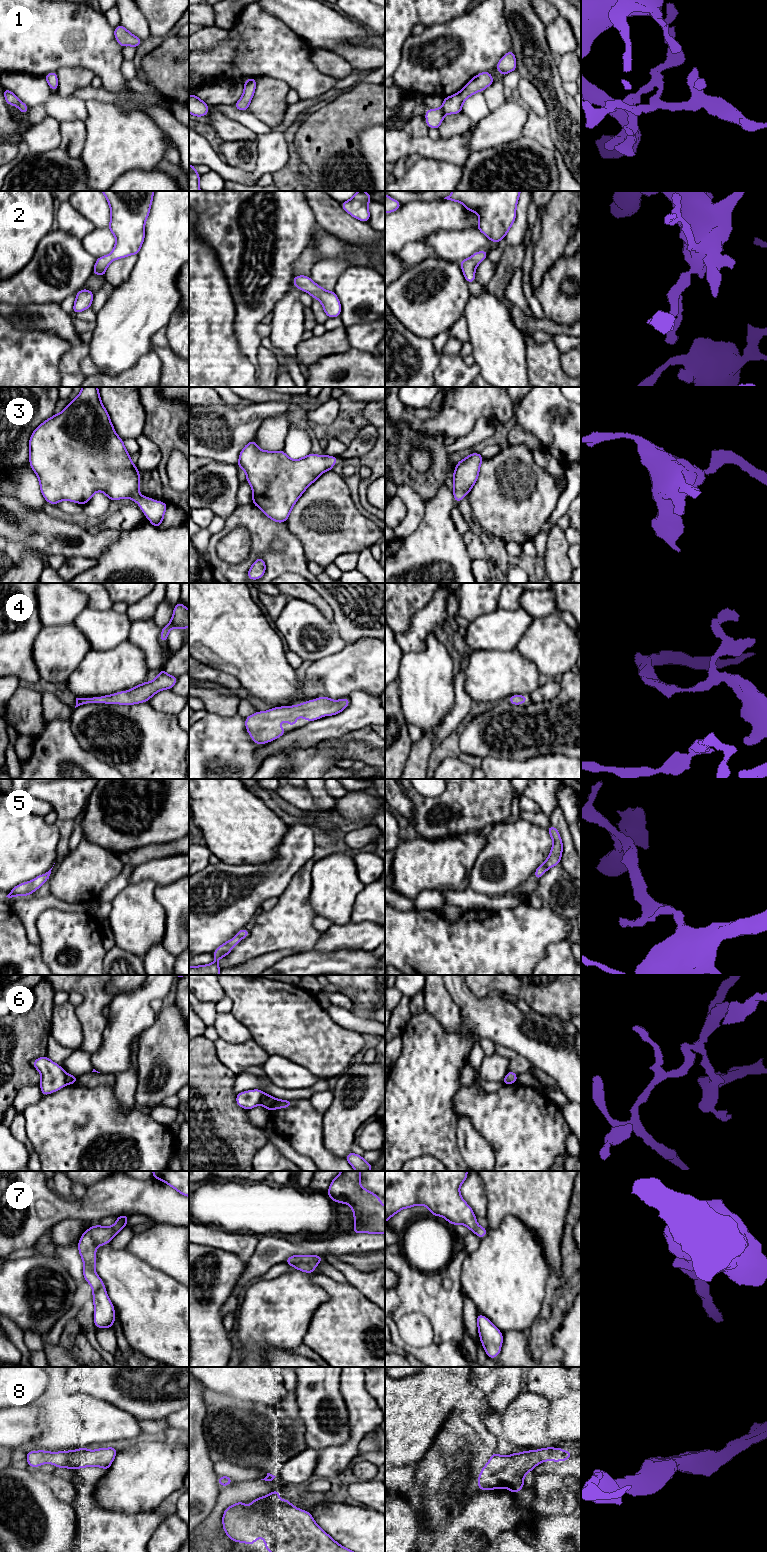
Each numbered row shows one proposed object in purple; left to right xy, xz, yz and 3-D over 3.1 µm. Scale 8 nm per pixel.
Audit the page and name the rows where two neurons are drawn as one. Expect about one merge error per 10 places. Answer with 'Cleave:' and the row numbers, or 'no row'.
Cleave: 6

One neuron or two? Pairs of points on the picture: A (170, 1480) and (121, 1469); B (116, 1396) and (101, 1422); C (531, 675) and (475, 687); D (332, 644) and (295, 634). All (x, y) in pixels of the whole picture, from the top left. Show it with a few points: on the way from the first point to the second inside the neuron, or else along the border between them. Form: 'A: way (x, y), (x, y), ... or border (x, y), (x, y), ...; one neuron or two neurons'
A: way (158, 1471), (133, 1471); one neuron
B: border (89, 1394), (132, 1414); two neurons
C: way (517, 675), (493, 675), (489, 678); one neuron
D: way (321, 652), (307, 654), (299, 645); one neuron

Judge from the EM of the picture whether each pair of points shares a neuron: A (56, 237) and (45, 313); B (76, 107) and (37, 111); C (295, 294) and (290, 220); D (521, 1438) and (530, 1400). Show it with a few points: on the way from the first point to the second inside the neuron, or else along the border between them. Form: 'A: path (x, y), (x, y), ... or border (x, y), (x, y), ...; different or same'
A: border (59, 303), (28, 303), (23, 305); different
B: border (29, 106), (42, 105), (47, 115); different
C: border (291, 279), (288, 291), (276, 304); different
D: path (524, 1429), (524, 1409); same

